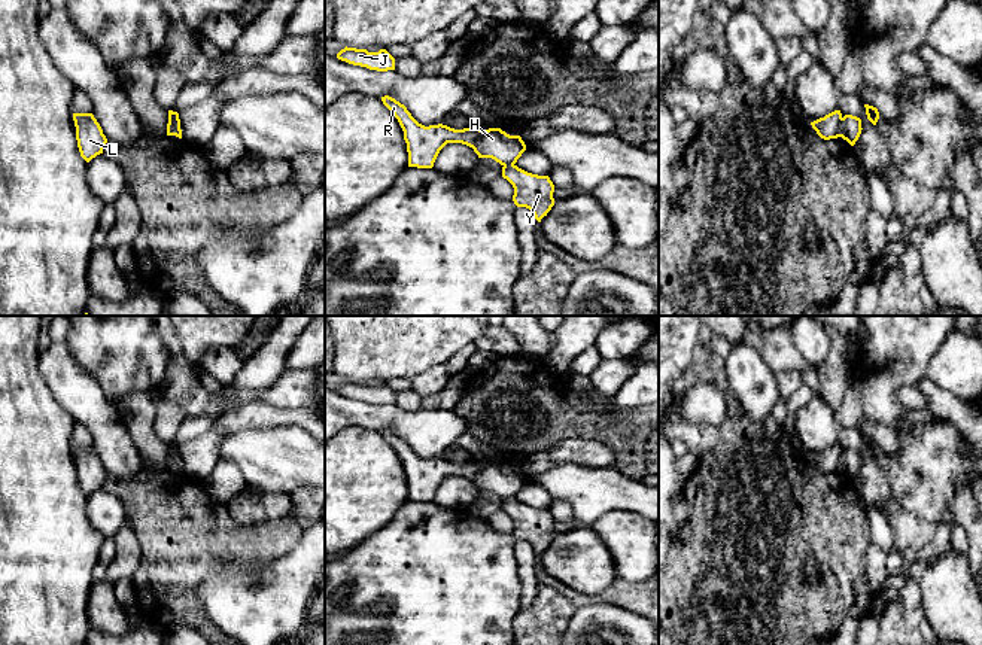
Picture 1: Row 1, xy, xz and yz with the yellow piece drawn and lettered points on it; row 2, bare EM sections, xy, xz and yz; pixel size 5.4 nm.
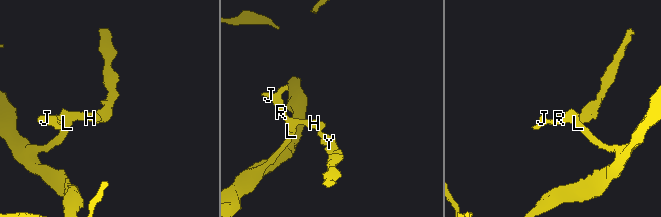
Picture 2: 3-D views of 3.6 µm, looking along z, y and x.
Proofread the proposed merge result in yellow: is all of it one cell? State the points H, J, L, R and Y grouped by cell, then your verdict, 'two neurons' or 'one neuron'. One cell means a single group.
H J L R / Y | two neurons

